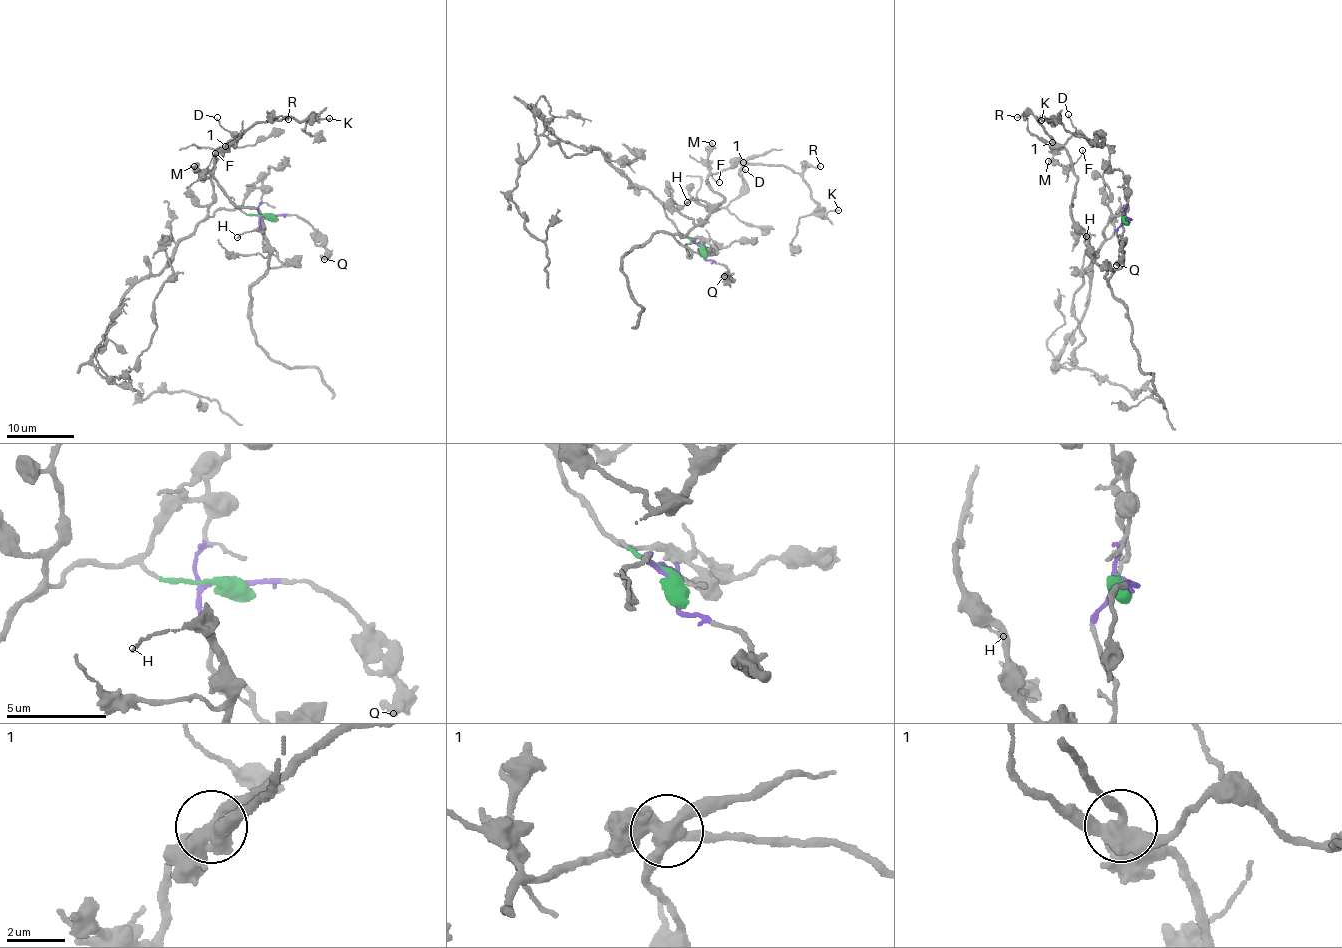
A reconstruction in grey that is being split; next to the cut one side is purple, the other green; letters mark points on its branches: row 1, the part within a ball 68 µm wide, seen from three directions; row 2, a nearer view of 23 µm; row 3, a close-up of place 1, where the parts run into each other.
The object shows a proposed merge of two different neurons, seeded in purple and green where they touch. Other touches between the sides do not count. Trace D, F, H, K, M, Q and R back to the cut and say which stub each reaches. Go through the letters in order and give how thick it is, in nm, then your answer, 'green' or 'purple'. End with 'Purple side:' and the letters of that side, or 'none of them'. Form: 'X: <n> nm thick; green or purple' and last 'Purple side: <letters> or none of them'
D: 120 nm thick; green
F: 130 nm thick; purple
H: 160 nm thick; purple
K: 160 nm thick; purple
M: 550 nm thick; purple
Q: 600 nm thick; purple
R: 170 nm thick; purple
Purple side: F, H, K, M, Q, R

